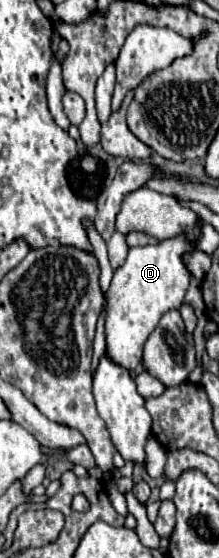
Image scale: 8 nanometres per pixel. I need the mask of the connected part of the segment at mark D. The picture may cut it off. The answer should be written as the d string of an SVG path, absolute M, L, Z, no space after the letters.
M180 233L172 239L164 239L156 245L146 245L146 247L134 247L128 251L126 263L122 265L122 269L114 271L112 277L112 285L108 291L108 317L106 317L106 353L108 357L112 357L114 363L126 367L128 371L134 371L140 361L142 361L142 347L148 339L148 335L154 331L154 327L158 325L160 317L170 311L170 309L178 309L184 301L184 295L188 291L192 273L188 271L186 263L184 263L184 255L196 251L198 239L190 239L186 233Z

